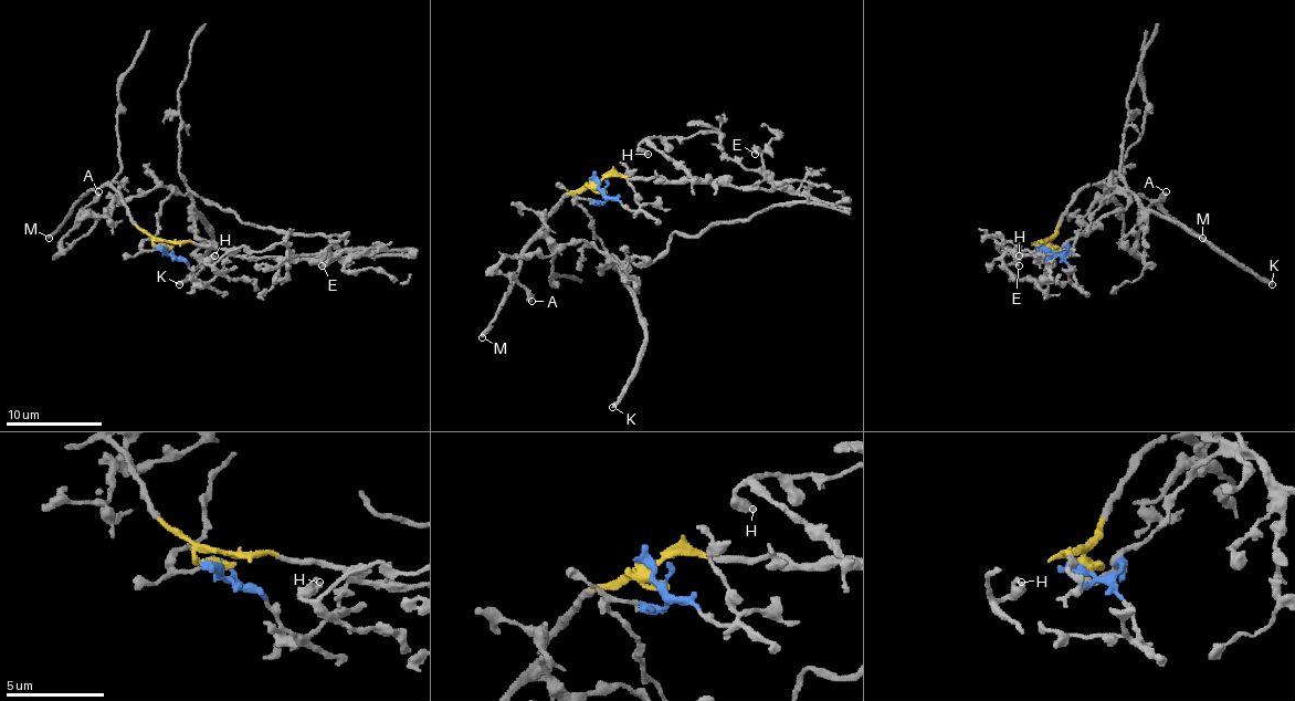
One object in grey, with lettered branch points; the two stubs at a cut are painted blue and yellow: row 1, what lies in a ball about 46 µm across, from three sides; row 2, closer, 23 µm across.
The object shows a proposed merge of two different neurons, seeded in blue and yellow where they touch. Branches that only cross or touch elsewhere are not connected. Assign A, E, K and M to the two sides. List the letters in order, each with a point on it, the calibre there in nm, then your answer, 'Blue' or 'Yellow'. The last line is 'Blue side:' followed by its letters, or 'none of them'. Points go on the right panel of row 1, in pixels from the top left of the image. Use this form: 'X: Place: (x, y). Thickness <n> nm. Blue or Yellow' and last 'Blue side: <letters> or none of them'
A: Place: (1166, 191). Thickness 360 nm. Blue
E: Place: (1019, 265). Thickness 280 nm. Yellow
K: Place: (1272, 284). Thickness 300 nm. Blue
M: Place: (1202, 238). Thickness 280 nm. Yellow
Blue side: A, K

